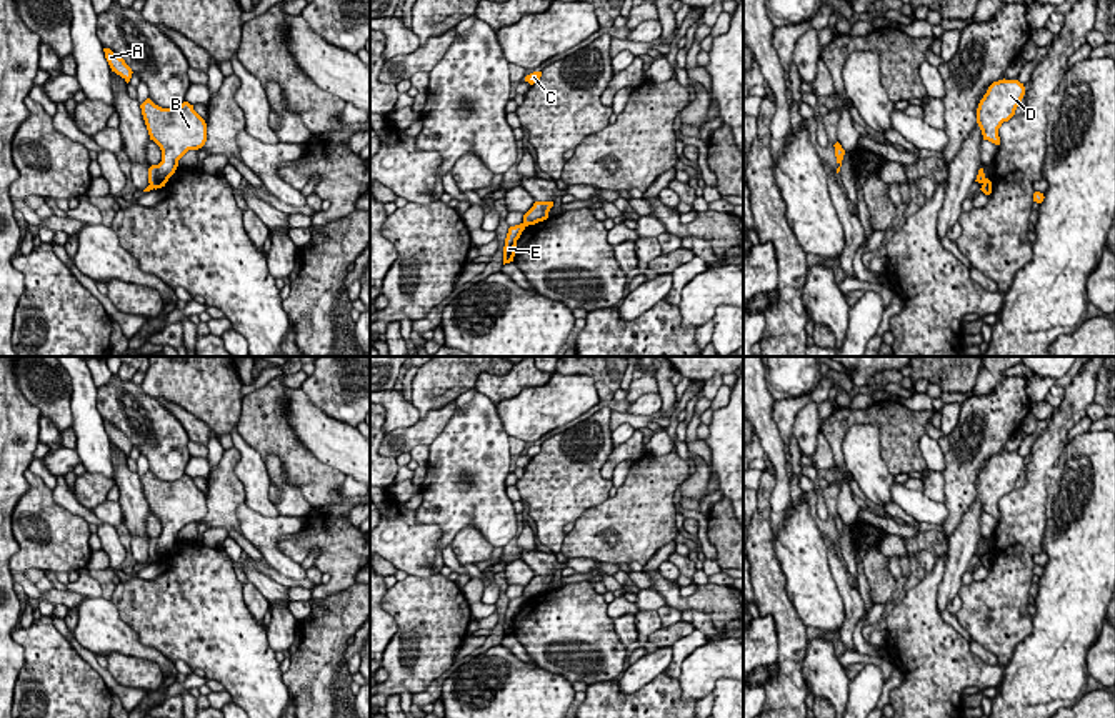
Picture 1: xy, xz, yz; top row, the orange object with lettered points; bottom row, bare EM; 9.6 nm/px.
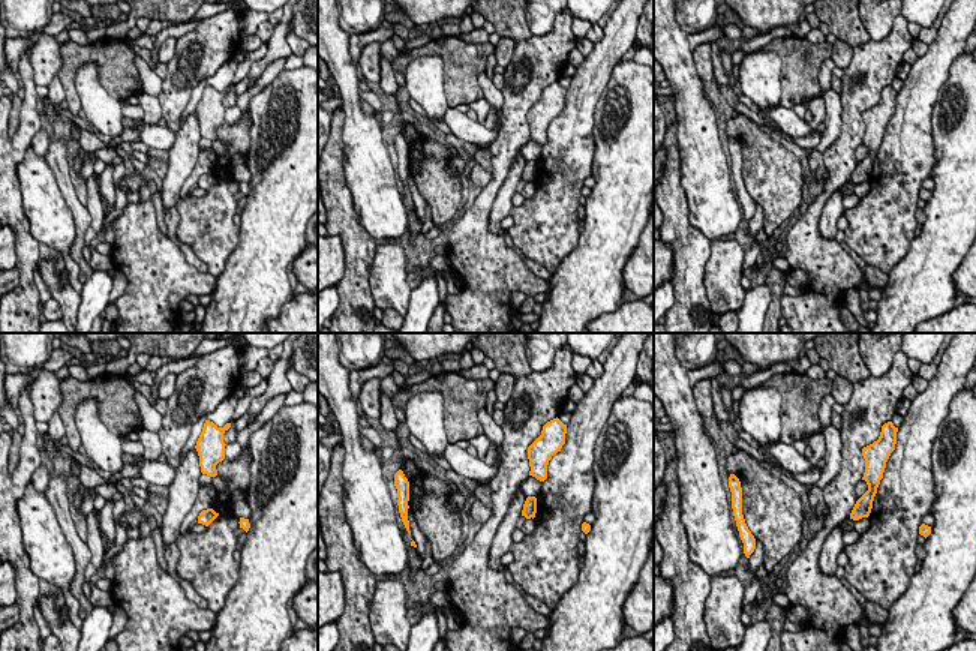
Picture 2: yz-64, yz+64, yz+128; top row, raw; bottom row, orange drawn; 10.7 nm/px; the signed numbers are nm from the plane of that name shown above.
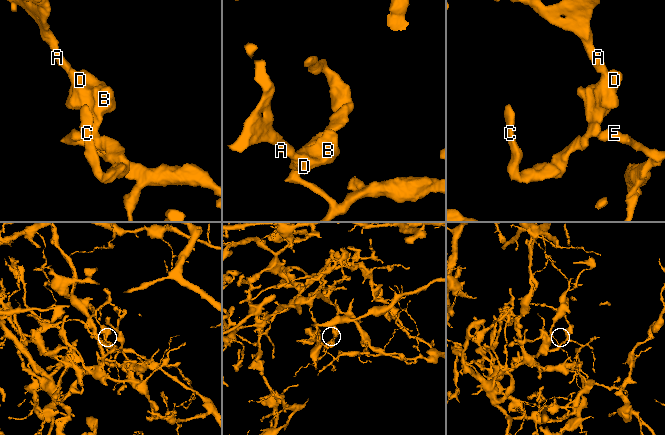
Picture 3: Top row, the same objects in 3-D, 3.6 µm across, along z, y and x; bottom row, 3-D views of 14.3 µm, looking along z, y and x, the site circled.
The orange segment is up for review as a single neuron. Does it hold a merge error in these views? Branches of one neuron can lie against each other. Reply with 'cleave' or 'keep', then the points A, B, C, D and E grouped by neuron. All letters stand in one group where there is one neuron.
cleave | A B C D / E

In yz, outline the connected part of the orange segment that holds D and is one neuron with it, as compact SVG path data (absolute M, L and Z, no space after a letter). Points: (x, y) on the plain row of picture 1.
M1018 453L993 455L977 481L977 496L983 513L1000 518L998 501L1008 495L1025 468L1025 460Z

